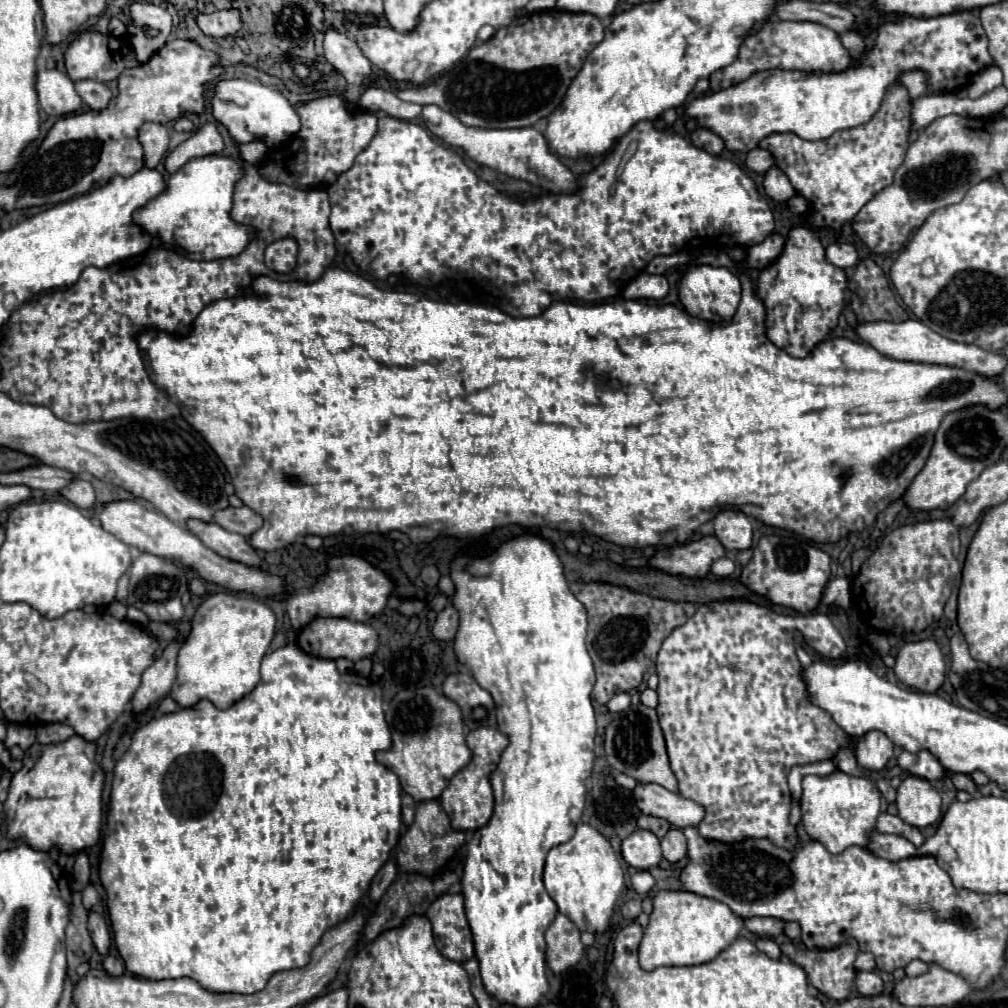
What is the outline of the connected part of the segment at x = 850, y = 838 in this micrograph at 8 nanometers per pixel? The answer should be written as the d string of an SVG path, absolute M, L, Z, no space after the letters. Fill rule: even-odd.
M833 770L829 776L803 776L801 786L801 824L813 840L819 840L833 854L843 852L847 846L867 846L867 832L875 828L881 812L879 790L869 778Z

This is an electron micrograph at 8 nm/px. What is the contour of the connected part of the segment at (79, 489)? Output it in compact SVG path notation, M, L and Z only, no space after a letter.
M77 478L75 482L71 482L69 486L65 486L61 490L61 496L65 496L71 504L83 508L83 510L95 510L95 492L93 486L89 484L89 480L85 478Z

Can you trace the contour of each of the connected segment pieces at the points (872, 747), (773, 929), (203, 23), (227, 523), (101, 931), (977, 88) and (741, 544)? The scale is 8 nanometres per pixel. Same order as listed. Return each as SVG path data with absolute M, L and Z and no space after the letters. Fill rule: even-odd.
M871 730L855 744L857 764L865 770L883 770L893 756L893 742L879 730Z
M747 918L745 928L759 938L773 938L783 932L783 922L777 918Z
M237 8L219 10L215 14L199 14L197 24L203 30L203 34L207 34L211 38L237 36L237 32L243 28L241 12Z
M229 506L221 512L215 512L213 522L217 522L219 526L223 526L229 532L237 532L237 534L249 538L257 528L261 528L263 518L247 506L239 506L239 508Z
M89 912L89 932L91 932L93 944L95 944L95 948L99 950L99 954L101 954L101 956L107 956L109 944L111 944L111 936L109 936L107 922L105 922L105 918L103 918L101 914Z
M997 66L983 68L981 72L977 72L977 76L973 78L971 86L967 88L969 90L969 98L979 98L981 94L997 88L1001 82L1003 82L1003 74L1001 74L1001 70Z
M723 510L713 520L715 536L727 550L747 550L753 544L749 518L739 510Z

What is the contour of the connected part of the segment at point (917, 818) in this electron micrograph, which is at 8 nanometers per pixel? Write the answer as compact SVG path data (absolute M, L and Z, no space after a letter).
M907 776L901 782L901 786L897 788L895 804L899 816L915 828L925 828L937 822L941 814L939 792L925 778L919 776Z

